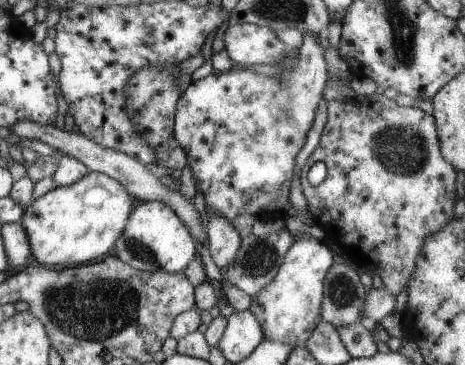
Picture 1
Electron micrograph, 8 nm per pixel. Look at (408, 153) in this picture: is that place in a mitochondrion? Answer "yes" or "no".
yes

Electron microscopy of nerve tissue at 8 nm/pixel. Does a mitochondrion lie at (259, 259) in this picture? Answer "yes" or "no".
yes

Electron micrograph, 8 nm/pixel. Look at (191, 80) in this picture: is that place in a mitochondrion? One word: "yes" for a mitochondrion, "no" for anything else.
no

